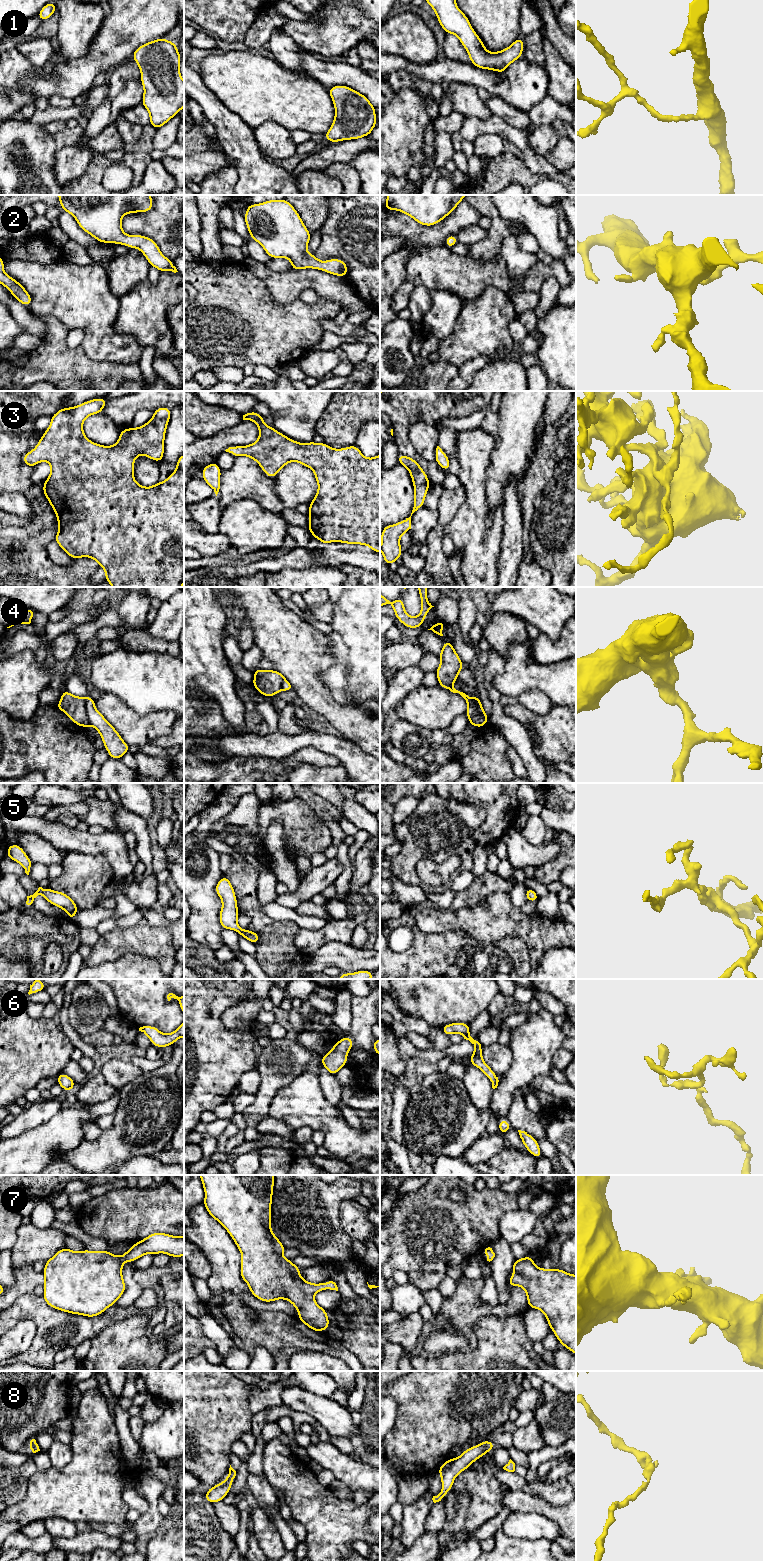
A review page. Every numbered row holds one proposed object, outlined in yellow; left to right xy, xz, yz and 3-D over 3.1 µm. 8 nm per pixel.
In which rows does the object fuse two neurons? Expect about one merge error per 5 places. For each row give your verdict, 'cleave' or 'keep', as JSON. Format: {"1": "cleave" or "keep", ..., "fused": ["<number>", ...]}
{"1": "keep", "2": "keep", "3": "keep", "4": "cleave", "5": "keep", "6": "keep", "7": "keep", "8": "keep", "fused": ["4"]}

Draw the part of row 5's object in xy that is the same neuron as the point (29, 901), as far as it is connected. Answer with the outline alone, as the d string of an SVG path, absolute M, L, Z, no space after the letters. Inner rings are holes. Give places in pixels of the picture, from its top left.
M39 887L33 895L27 896L24 907L28 908L33 906L34 899L41 894L51 905L63 909L68 914L69 919L75 919L76 912L80 909L76 906L73 899L63 892L53 891L50 888L43 889Z

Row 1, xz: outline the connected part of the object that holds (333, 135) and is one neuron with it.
M336 85L328 90L335 108L335 118L324 137L333 142L369 136L376 123L375 107L367 97L350 87Z

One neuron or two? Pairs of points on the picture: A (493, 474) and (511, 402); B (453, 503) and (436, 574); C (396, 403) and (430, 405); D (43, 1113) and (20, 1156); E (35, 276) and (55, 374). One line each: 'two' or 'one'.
A: one
B: one
C: one
D: two
E: two

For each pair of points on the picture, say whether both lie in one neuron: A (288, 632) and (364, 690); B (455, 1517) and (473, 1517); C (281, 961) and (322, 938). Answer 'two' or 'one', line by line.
A: two
B: two
C: two

